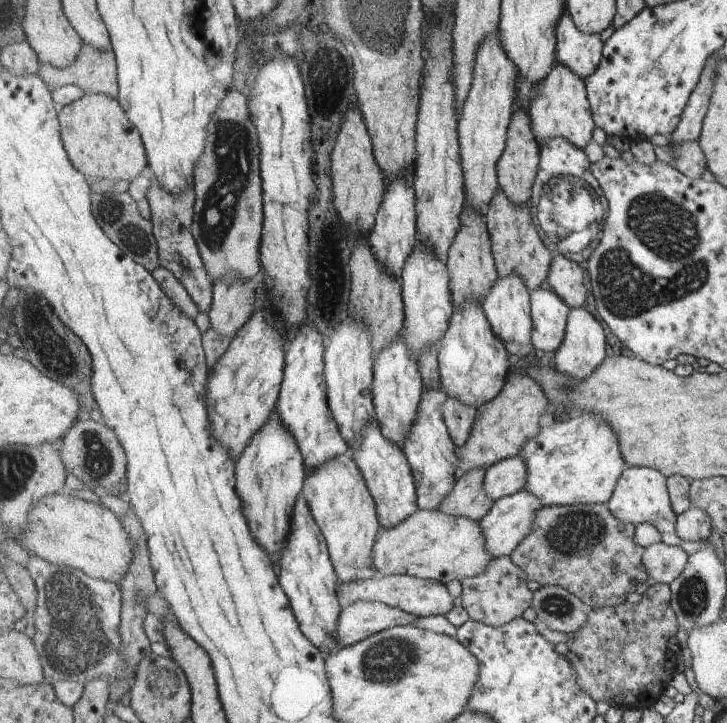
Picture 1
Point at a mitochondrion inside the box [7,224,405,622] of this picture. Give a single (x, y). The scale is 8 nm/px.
(98, 457)

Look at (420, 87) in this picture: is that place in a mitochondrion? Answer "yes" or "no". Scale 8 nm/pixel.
no

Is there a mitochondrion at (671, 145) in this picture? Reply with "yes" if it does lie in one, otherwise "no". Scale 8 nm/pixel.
no

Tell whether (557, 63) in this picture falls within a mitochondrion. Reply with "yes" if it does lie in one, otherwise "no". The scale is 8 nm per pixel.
no

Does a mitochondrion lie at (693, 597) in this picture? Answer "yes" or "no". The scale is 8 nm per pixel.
yes

